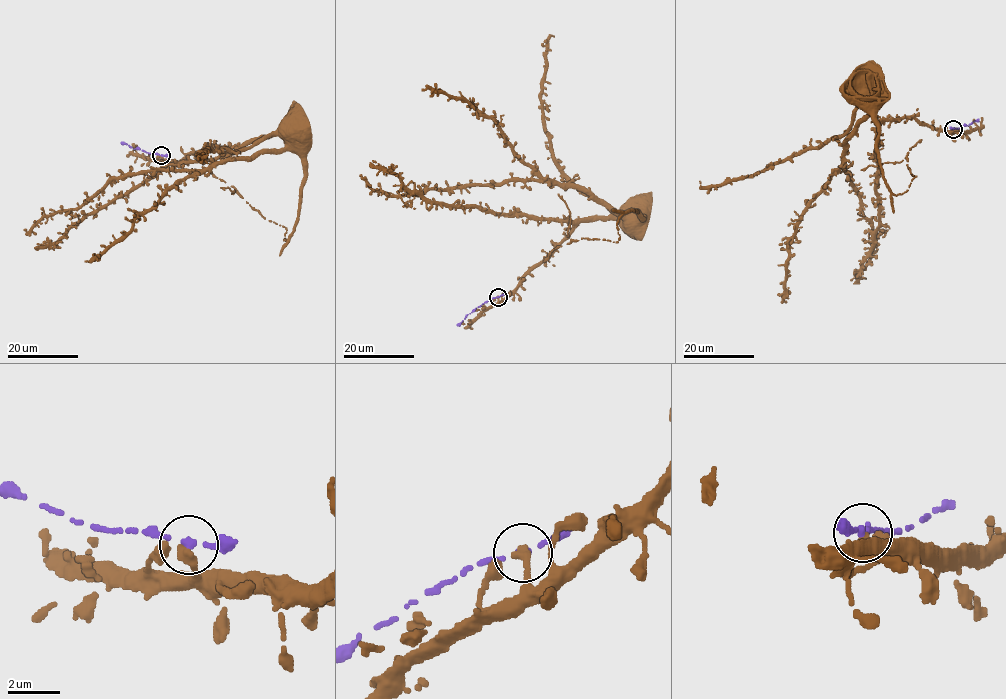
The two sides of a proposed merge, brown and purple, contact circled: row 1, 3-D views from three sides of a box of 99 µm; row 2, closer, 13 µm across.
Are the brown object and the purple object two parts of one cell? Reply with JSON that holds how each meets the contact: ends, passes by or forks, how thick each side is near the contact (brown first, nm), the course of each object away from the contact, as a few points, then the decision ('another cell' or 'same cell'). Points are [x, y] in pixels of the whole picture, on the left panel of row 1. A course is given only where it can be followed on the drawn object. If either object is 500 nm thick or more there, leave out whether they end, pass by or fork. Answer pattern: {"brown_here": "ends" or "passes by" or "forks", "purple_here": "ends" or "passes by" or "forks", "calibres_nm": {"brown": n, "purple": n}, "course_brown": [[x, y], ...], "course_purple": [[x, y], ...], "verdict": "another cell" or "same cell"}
{"brown_here": "ends", "purple_here": "passes by", "calibres_nm": {"brown": 400, "purple": 200}, "course_brown": [[162, 156], [176, 161], [213, 144], [279, 135], [285, 142], [208, 168], [111, 177], [81, 206], [25, 229]], "course_purple": [[162, 155], [121, 143]], "verdict": "same cell"}

